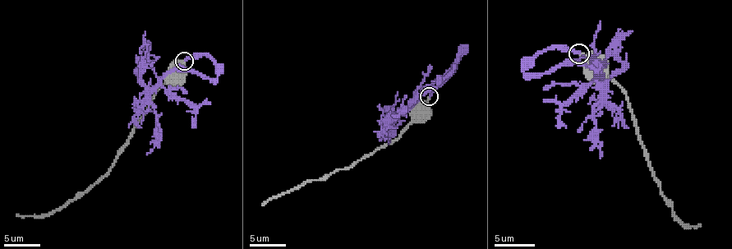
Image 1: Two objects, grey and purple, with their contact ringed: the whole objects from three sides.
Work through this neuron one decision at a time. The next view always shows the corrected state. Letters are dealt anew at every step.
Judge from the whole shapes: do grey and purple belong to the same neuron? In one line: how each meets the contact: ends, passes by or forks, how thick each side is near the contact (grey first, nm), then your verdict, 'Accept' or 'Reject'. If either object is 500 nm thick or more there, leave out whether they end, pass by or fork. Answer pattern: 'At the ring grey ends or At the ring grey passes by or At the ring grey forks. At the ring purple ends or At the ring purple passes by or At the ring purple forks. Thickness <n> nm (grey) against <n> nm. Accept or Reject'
At the ring grey ends. At the ring purple ends. Thickness 240 nm (grey) against 240 nm. Accept

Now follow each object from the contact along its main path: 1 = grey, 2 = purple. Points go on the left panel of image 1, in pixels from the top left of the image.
1: (185, 60), (168, 71), (168, 78), (152, 99), (128, 144), (103, 176), (52, 212), (16, 214)
2: (185, 60), (206, 55), (217, 76), (203, 78), (183, 69), (164, 76), (150, 94), (155, 144), (146, 154)

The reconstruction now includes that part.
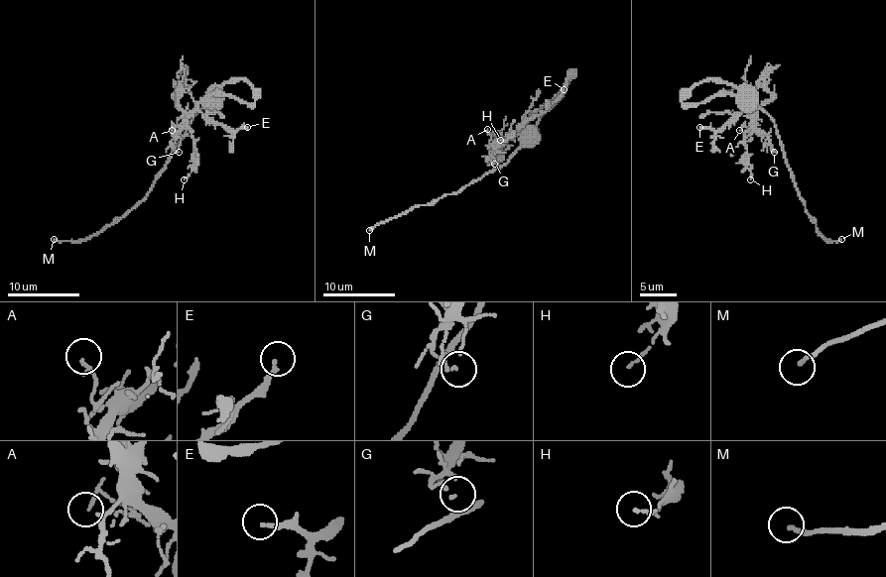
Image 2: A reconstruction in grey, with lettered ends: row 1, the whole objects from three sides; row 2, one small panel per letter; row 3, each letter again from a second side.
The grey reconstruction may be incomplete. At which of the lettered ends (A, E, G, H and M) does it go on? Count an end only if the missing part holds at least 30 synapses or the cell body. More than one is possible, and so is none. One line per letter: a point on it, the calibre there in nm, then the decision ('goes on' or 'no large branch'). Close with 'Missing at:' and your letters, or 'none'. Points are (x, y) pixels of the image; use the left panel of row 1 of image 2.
A: at (172, 130); 80 nm thick; no large branch
E: at (247, 127); 180 nm thick; no large branch
G: at (179, 152); 60 nm thick; no large branch
H: at (184, 179); 110 nm thick; no large branch
M: at (54, 239); 170 nm thick; goes on
Missing at: M

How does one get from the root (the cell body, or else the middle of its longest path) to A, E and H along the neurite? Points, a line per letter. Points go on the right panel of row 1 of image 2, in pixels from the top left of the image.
A: (783, 152), (774, 121), (760, 108), (747, 103), (754, 128), (743, 127), (739, 130)
E: (783, 152), (774, 121), (760, 108), (747, 103), (718, 130), (699, 127)
H: (783, 152), (774, 121), (760, 108), (747, 103), (750, 128), (745, 134), (745, 149), (750, 179)

